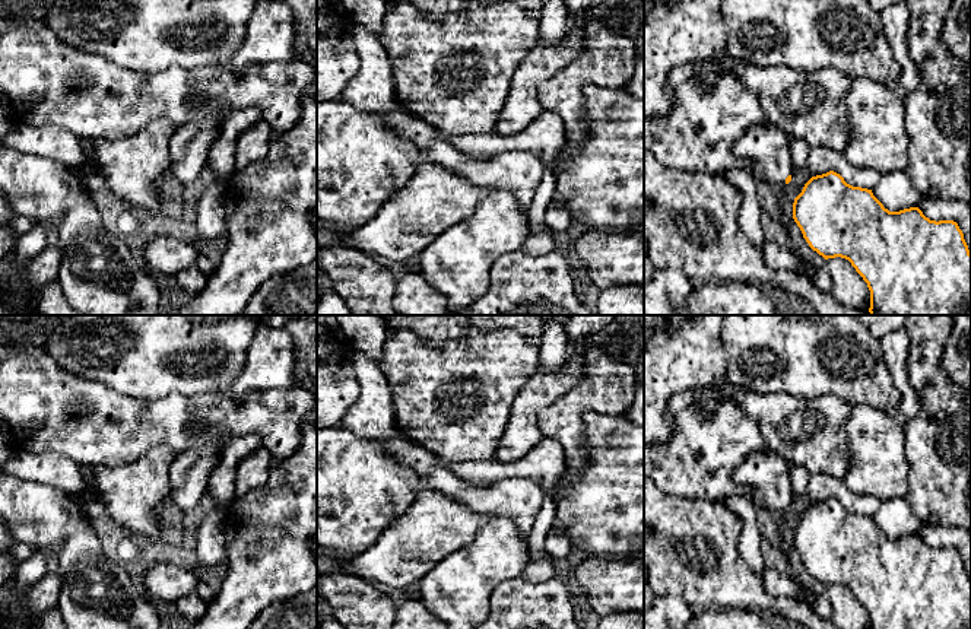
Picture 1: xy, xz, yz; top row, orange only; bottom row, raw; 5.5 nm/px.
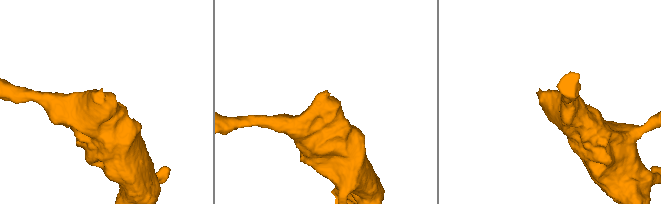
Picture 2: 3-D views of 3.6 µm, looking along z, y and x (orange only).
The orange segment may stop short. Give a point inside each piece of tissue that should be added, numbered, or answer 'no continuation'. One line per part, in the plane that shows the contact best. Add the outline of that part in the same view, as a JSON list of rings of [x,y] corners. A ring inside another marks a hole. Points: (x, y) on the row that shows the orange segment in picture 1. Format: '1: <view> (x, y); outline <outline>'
1: yz (767, 146); outline [[[758,124],[737,139],[733,152],[755,163],[753,178],[762,187],[771,182],[786,185],[786,178],[793,174],[794,168],[788,150],[790,139],[774,124]]]

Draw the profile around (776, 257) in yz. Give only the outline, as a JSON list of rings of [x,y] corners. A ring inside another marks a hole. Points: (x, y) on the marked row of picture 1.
[[[772,239],[764,241],[761,254],[767,267],[772,270],[788,270],[793,273],[802,273],[806,263],[806,260],[799,252],[780,247]]]

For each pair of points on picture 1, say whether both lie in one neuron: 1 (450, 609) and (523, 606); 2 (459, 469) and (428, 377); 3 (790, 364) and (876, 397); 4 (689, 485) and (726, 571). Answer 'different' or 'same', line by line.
1: different
2: different
3: same
4: different

